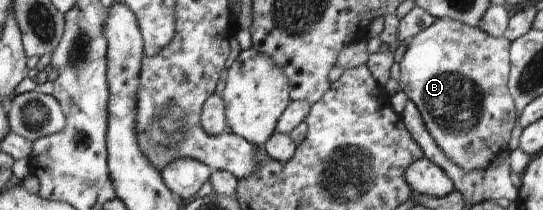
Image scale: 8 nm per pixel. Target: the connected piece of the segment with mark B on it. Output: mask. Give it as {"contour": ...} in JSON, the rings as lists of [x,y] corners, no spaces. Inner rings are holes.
{"contour":[[[439,17],[407,41],[405,54],[399,64],[399,90],[407,94],[421,113],[422,121],[435,144],[445,156],[465,172],[483,171],[503,153],[517,124],[514,100],[508,91],[510,73],[510,44],[503,37],[492,37],[484,30],[470,27],[449,17]]]}

